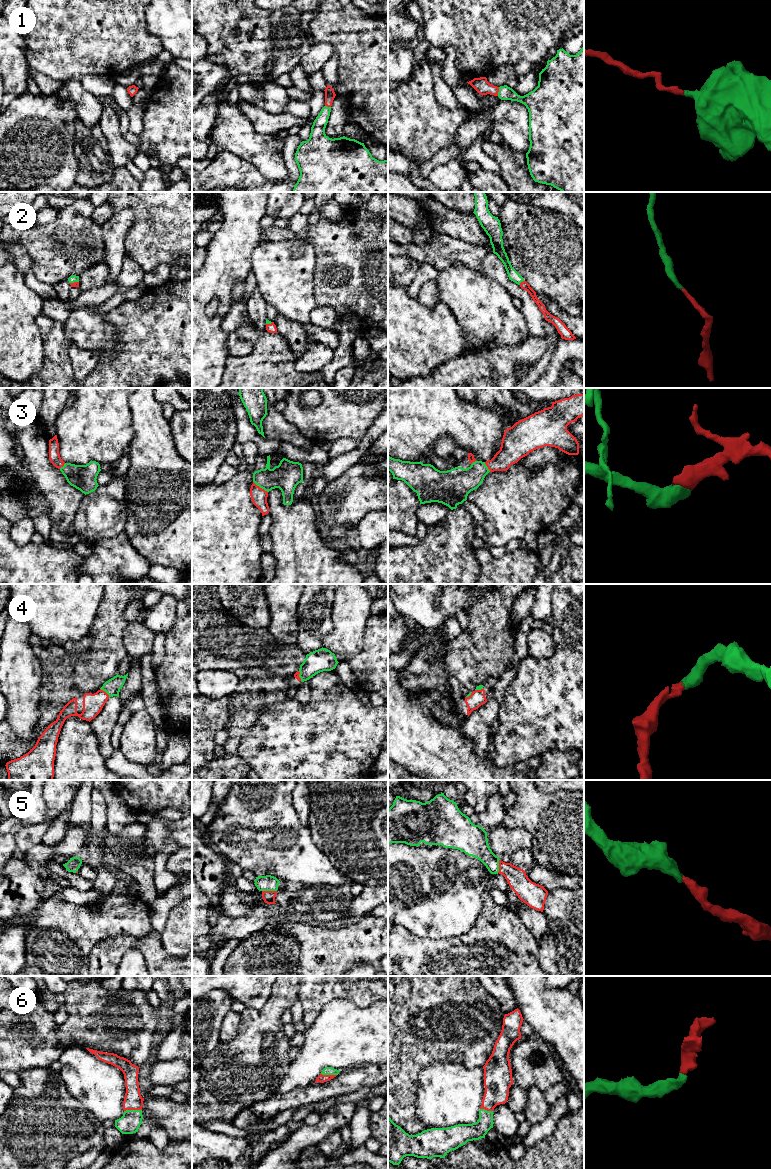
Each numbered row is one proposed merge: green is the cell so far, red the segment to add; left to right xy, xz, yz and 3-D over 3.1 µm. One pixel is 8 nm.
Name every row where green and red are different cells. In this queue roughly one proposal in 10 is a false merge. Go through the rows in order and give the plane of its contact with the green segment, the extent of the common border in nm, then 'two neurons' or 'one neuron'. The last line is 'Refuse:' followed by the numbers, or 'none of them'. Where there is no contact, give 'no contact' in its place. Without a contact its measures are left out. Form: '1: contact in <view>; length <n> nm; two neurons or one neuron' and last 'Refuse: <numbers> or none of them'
1: contact in yz; length 70 nm; one neuron
2: contact in yz; length 60 nm; one neuron
3: contact in xz; length 150 nm; one neuron
4: contact in xy; length 100 nm; one neuron
5: contact in xz; length 120 nm; one neuron
6: contact in xy; length 140 nm; one neuron
Refuse: none of them

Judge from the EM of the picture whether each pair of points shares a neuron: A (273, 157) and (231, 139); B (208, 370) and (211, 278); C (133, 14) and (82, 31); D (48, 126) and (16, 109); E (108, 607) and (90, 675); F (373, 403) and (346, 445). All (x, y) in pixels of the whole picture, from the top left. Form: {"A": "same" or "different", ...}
{"A": "same", "B": "same", "C": "same", "D": "same", "E": "same", "F": "different"}

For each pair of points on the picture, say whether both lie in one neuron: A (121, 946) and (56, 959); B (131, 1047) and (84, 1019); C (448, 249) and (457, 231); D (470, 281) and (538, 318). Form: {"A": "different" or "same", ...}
{"A": "different", "B": "same", "C": "different", "D": "different"}

